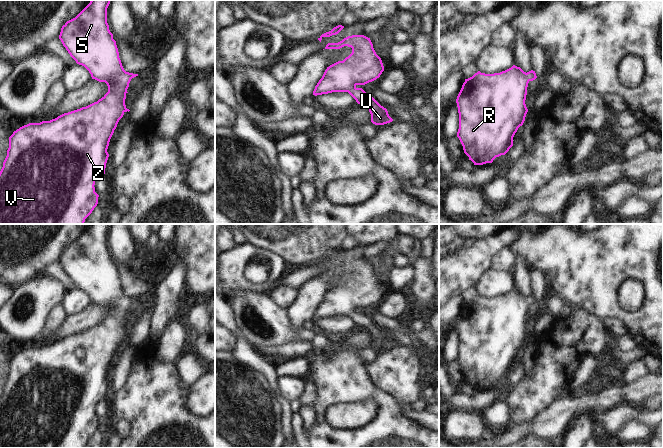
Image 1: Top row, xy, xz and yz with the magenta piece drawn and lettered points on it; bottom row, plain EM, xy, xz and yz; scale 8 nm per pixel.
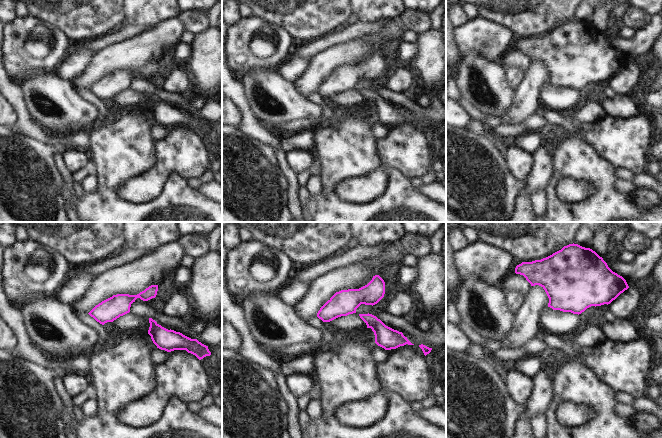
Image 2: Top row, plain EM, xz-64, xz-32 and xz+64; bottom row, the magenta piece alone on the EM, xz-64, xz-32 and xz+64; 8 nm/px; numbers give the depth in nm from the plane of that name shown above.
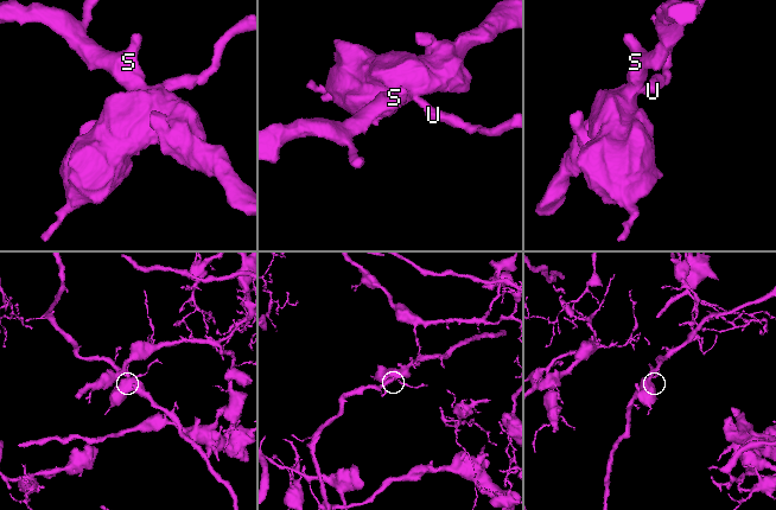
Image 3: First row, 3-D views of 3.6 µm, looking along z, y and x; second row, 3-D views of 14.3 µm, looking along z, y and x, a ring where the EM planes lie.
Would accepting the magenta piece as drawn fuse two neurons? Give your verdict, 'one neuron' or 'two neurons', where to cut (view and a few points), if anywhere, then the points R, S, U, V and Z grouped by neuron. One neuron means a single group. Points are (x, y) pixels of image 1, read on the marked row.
one neuron | no cut | R S U V Z

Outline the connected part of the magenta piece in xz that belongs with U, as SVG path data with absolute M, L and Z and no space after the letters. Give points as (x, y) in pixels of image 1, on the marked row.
M352 35L338 43L328 43L324 49L352 48L352 53L343 61L338 61L325 70L313 95L332 92L348 92L358 104L369 109L371 122L384 125L393 121L386 108L381 106L372 95L357 85L365 85L380 77L384 71L381 58L376 54L370 38L364 35Z

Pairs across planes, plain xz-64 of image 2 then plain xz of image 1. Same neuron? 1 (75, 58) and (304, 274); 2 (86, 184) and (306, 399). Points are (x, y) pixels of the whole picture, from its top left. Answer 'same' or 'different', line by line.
1: different
2: different

